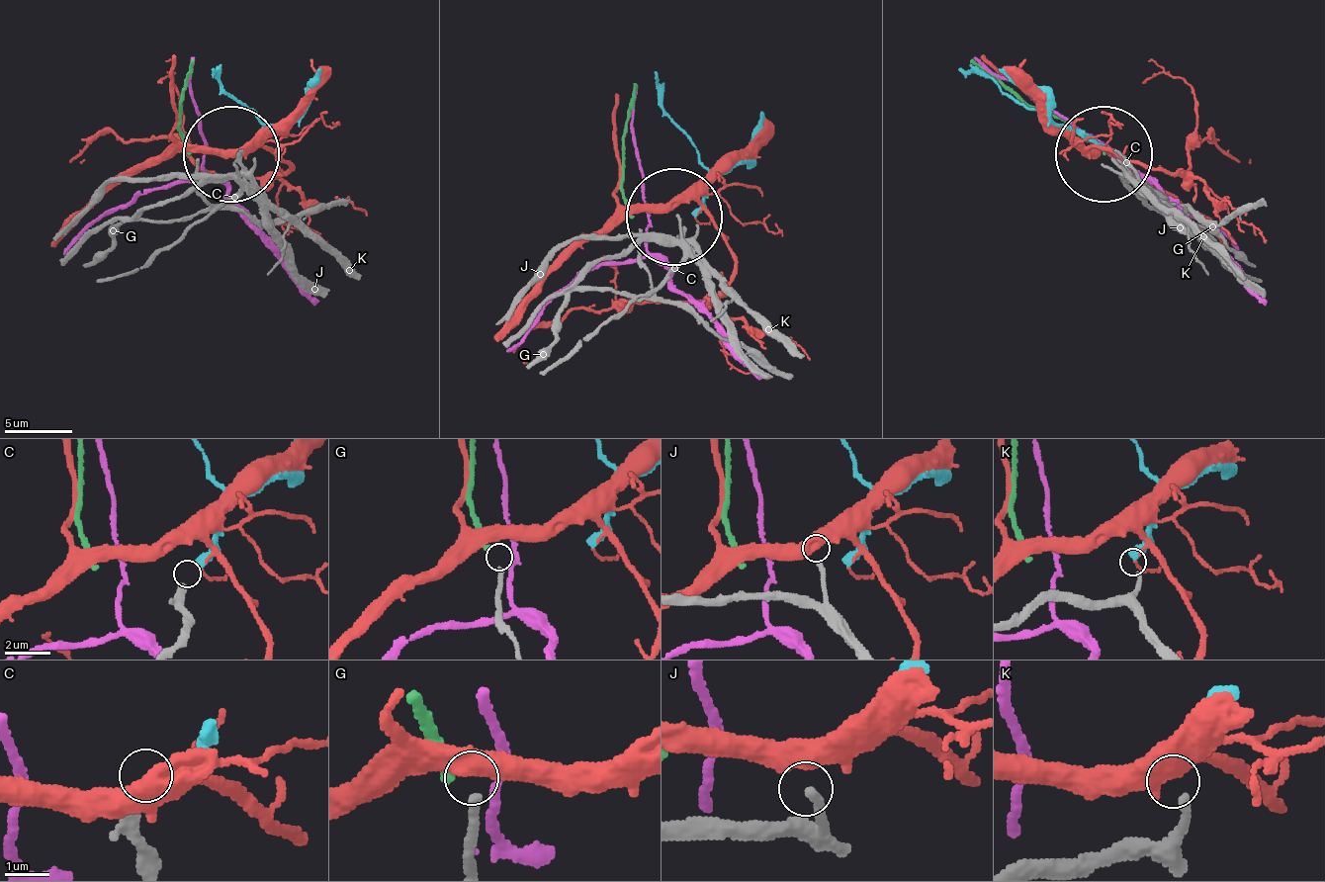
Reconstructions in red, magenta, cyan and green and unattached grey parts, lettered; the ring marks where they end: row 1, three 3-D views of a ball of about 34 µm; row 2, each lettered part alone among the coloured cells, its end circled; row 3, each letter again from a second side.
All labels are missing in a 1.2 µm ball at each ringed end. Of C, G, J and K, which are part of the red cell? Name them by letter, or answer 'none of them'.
none of them

